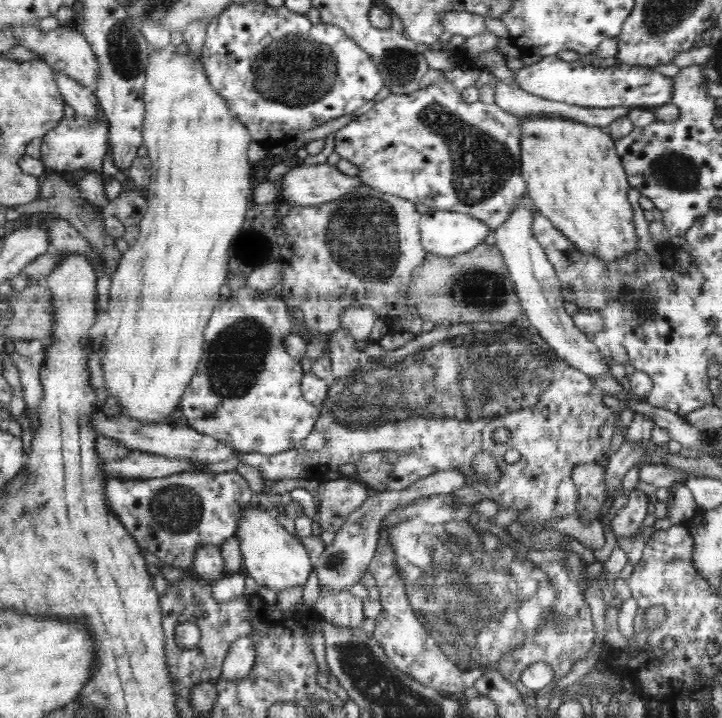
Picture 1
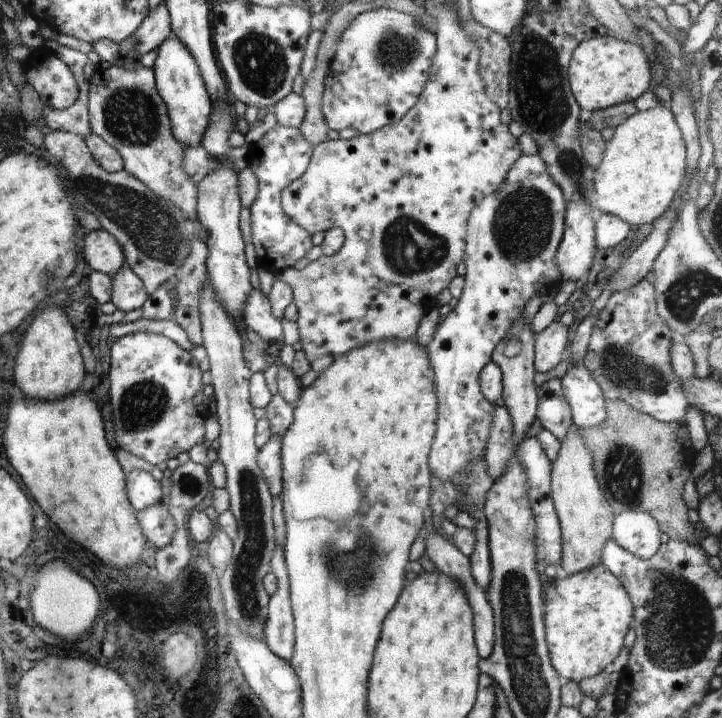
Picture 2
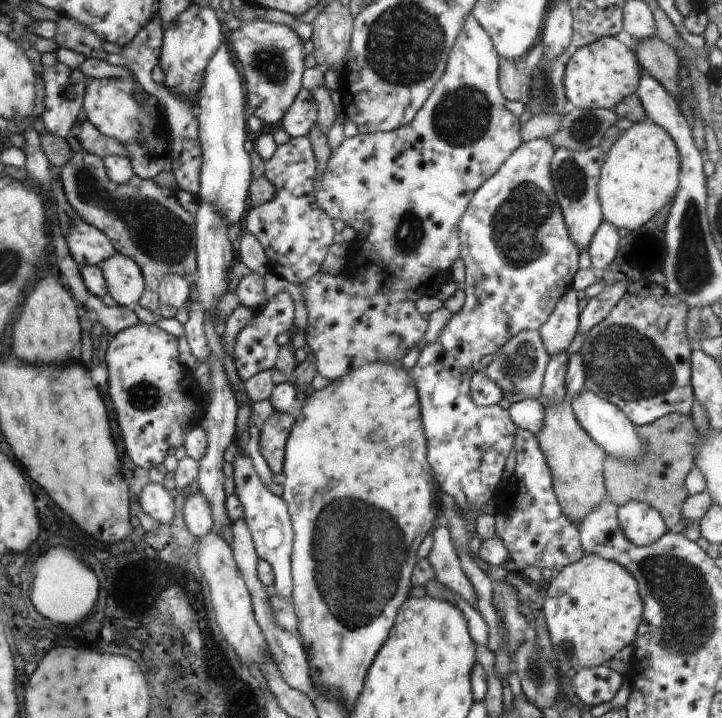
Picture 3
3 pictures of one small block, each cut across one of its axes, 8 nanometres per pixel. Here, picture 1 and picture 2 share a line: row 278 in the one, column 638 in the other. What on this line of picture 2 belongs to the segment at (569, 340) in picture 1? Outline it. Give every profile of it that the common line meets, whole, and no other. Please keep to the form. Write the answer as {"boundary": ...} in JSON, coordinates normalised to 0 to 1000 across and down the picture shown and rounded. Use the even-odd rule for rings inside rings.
{"boundary":[[[856,714],[849,748],[864,766],[889,779],[903,777],[913,767],[914,735],[900,714]]]}

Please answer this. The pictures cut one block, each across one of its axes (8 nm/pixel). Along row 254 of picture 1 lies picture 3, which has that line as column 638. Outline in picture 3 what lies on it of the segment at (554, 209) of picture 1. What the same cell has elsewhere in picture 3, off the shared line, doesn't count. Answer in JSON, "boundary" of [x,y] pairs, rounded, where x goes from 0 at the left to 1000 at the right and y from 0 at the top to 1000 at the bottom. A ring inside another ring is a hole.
{"boundary":[[[810,770],[801,783],[767,799],[755,831],[751,847],[765,908],[783,932],[837,926],[881,889],[891,841],[881,808],[855,783]]]}

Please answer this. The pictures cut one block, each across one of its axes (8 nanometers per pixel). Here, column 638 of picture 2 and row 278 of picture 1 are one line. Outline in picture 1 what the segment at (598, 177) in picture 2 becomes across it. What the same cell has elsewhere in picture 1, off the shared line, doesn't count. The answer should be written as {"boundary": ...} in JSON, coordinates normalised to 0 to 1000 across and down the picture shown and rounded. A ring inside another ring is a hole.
{"boundary":[[[235,58],[235,64],[230,64],[227,70],[208,75],[208,92],[201,96],[201,104],[199,128],[195,134],[199,138],[201,153],[197,188],[198,202],[202,203],[205,220],[211,224],[208,256],[199,263],[204,290],[191,312],[193,329],[186,340],[179,341],[179,347],[170,351],[165,369],[154,384],[148,426],[148,437],[154,448],[144,468],[139,496],[144,519],[144,540],[150,545],[150,554],[163,558],[169,570],[168,579],[190,585],[197,591],[213,591],[230,589],[230,582],[247,572],[245,567],[251,561],[252,552],[277,508],[284,476],[283,460],[288,455],[288,446],[296,429],[303,423],[302,409],[314,387],[317,345],[327,334],[330,322],[341,304],[342,292],[349,287],[343,256],[349,253],[352,231],[346,231],[342,216],[349,189],[338,173],[325,163],[325,157],[320,156],[314,139],[310,139],[298,123],[294,123],[292,113],[287,110],[285,91],[278,84],[270,84],[269,79],[260,77],[247,78]]]}

